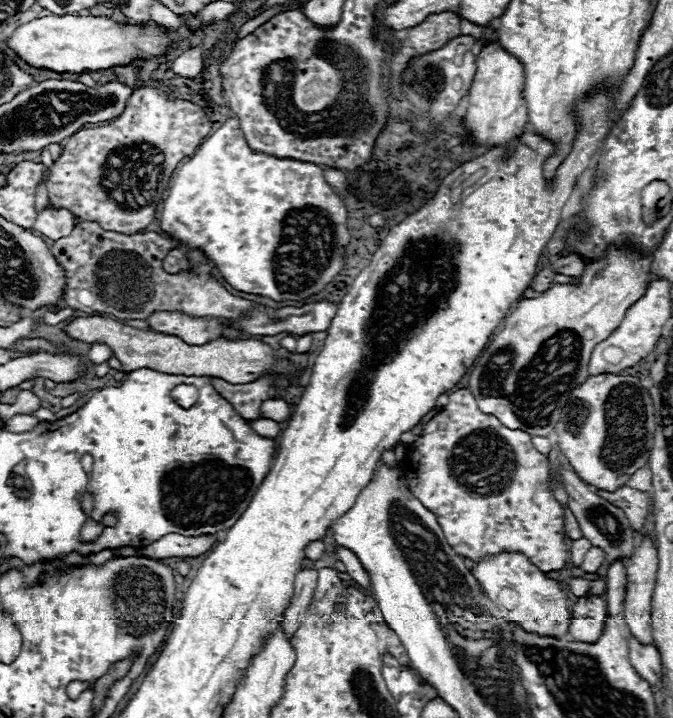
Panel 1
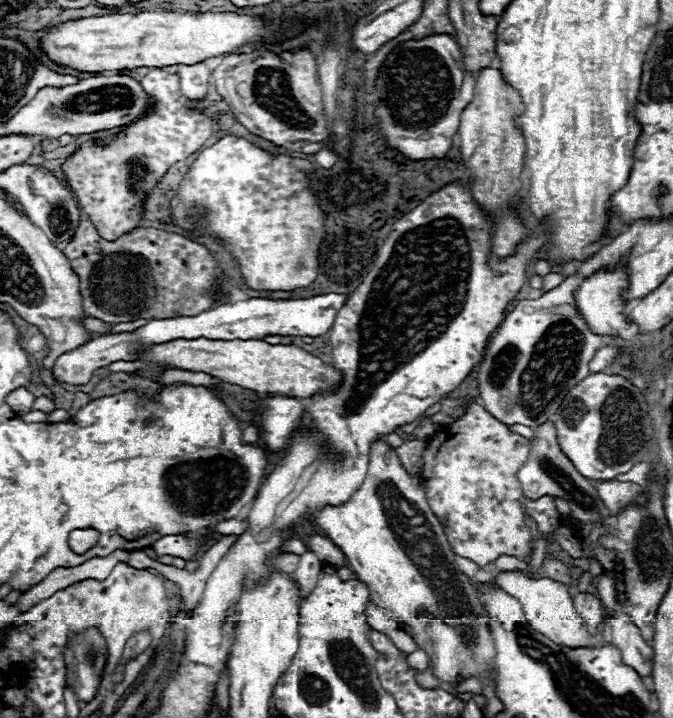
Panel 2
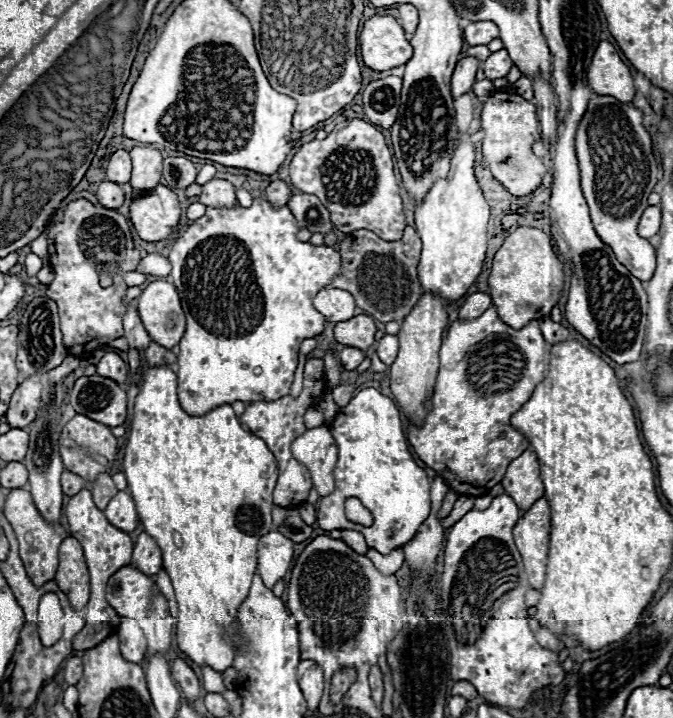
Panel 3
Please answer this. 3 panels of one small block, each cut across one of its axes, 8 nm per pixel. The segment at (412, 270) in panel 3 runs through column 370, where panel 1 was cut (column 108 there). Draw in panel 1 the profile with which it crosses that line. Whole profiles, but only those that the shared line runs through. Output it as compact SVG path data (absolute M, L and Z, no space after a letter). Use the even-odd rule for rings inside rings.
M78 222L74 226L74 232L50 246L54 258L62 264L66 270L66 292L64 292L64 302L74 308L82 310L84 314L106 314L116 320L146 320L154 312L184 312L188 316L220 316L220 318L238 318L242 312L252 308L250 300L232 296L212 274L214 266L212 262L200 252L192 250L190 252L190 270L182 270L178 274L168 274L162 268L162 262L166 254L174 248L178 248L180 242L166 238L158 232L144 232L144 234L116 234L116 232L106 232L102 230L96 222Z

